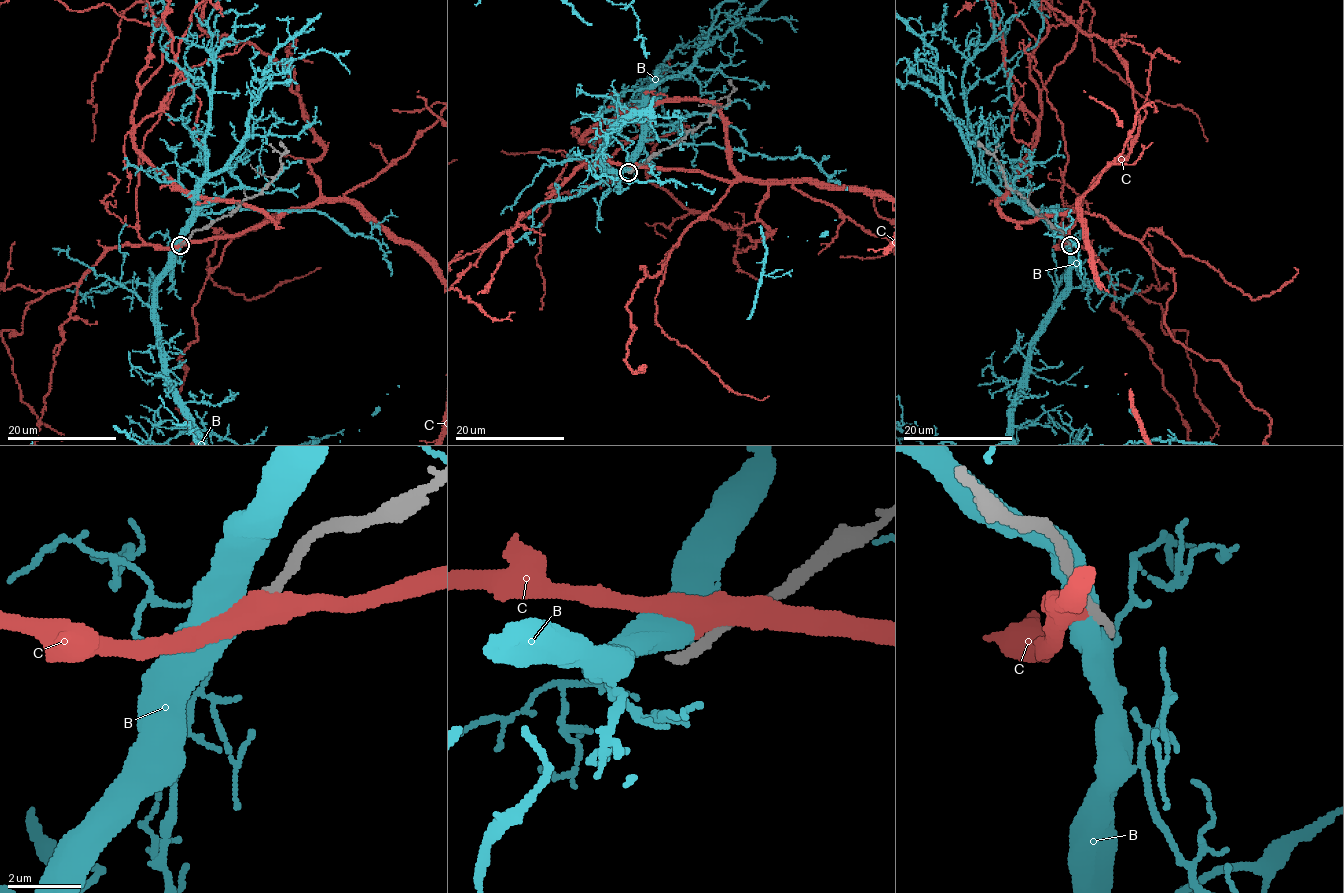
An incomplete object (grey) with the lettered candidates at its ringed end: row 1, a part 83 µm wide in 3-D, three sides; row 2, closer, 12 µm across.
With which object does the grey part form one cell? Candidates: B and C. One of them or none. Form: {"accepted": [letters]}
{"accepted": []}

